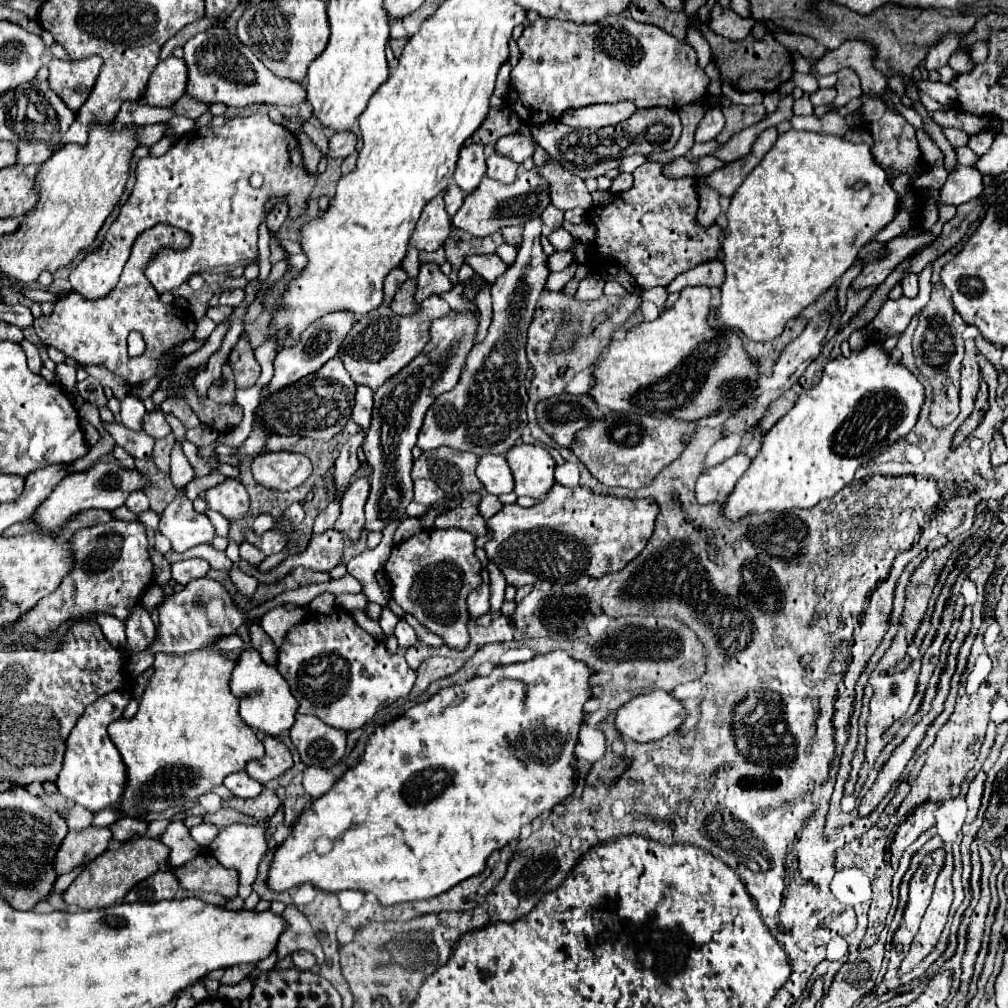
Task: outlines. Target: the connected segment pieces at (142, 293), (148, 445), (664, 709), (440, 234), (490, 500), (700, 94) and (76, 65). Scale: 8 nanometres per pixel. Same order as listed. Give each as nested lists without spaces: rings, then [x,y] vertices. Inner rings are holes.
[[[158,224],[142,232],[134,244],[130,260],[126,262],[116,288],[110,294],[96,300],[86,300],[78,292],[70,292],[54,306],[54,312],[50,316],[34,320],[36,334],[46,346],[58,348],[60,352],[78,360],[84,366],[106,368],[130,386],[136,386],[154,376],[160,376],[170,382],[178,366],[178,360],[174,360],[170,352],[174,346],[194,338],[196,322],[190,310],[174,308],[172,304],[168,306],[161,302],[159,294],[146,280],[144,270],[162,248],[186,250],[190,242],[192,238],[188,232],[166,224]],[[132,330],[140,332],[146,342],[146,350],[138,358],[130,358],[126,352],[126,338]]]
[[[120,422],[104,424],[104,428],[112,434],[116,444],[122,446],[132,458],[150,458],[152,456],[156,440],[152,436],[148,436],[146,432],[134,432]]]
[[[654,690],[650,694],[642,694],[642,696],[636,696],[634,700],[630,700],[628,704],[624,704],[620,710],[618,710],[618,716],[616,716],[616,726],[622,734],[622,738],[626,740],[634,740],[634,742],[654,742],[654,740],[662,740],[664,736],[676,732],[684,720],[686,720],[686,708],[684,704],[674,698],[670,692],[666,690]]]
[[[442,192],[438,194],[438,198],[430,202],[430,206],[426,206],[426,210],[422,210],[422,218],[418,220],[418,226],[410,238],[410,246],[414,246],[416,250],[434,252],[444,244],[448,232],[450,232],[450,216],[444,210],[444,192]]]
[[[484,494],[482,498],[480,498],[480,502],[478,502],[478,512],[480,512],[480,516],[484,518],[484,520],[488,520],[488,518],[492,518],[496,512],[500,512],[500,508],[502,508],[502,504],[498,502],[498,498],[494,496],[494,494]]]
[[[626,16],[606,18],[602,26],[578,26],[574,22],[540,18],[522,32],[518,46],[522,50],[522,58],[510,74],[508,104],[526,124],[556,120],[568,108],[616,104],[624,100],[634,102],[638,108],[664,106],[668,110],[680,110],[686,104],[702,100],[708,94],[710,86],[710,78],[696,64],[696,52],[688,44],[676,40],[658,26],[628,20]]]
[[[92,56],[86,60],[64,62],[64,60],[50,60],[50,88],[58,92],[58,96],[66,102],[66,106],[74,112],[88,100],[96,78],[100,74],[104,60],[100,56]]]

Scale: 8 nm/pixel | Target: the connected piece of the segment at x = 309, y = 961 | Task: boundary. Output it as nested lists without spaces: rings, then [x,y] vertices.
[[[294,952],[292,962],[298,970],[312,970],[316,966],[316,958],[310,952]]]

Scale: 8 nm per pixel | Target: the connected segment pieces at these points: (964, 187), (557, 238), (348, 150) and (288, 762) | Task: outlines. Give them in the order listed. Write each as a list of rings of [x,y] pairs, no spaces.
[[[958,166],[954,174],[948,176],[946,184],[940,190],[938,206],[952,204],[960,206],[972,198],[976,198],[982,192],[982,174],[976,168]]]
[[[563,227],[551,233],[547,238],[557,251],[568,250],[574,246],[582,246],[582,243],[580,241],[575,242],[572,235]]]
[[[346,130],[346,132],[338,132],[330,138],[330,154],[332,158],[346,158],[356,150],[356,134]]]
[[[266,736],[264,740],[266,754],[260,760],[250,760],[246,766],[246,772],[250,778],[254,778],[260,784],[266,784],[278,776],[282,776],[286,770],[292,768],[292,754],[286,744],[276,740],[274,736]]]

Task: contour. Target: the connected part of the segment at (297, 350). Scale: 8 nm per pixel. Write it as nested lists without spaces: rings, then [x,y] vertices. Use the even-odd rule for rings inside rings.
[[[340,310],[340,312],[332,312],[326,314],[324,318],[318,318],[318,322],[310,324],[302,334],[298,344],[282,348],[274,360],[274,376],[272,380],[266,384],[266,388],[262,390],[262,394],[274,394],[286,386],[292,386],[294,382],[298,382],[300,378],[304,378],[306,374],[312,374],[316,370],[320,370],[324,366],[324,362],[328,362],[330,358],[334,358],[340,352],[342,340],[346,338],[346,334],[352,330],[352,326],[356,324],[356,314],[348,312],[348,310]]]

